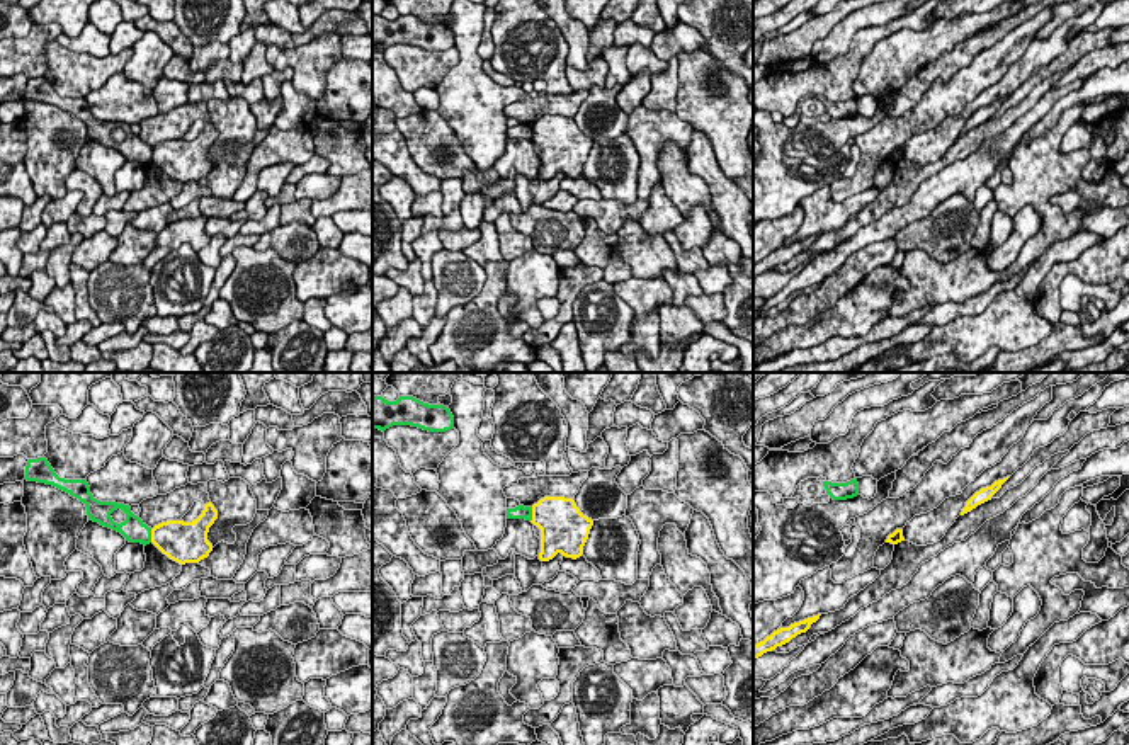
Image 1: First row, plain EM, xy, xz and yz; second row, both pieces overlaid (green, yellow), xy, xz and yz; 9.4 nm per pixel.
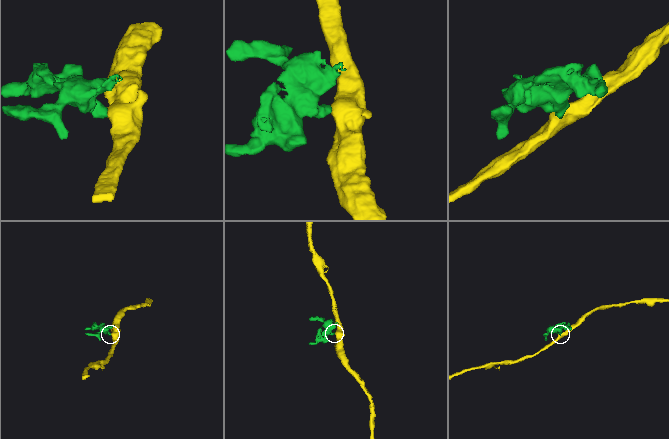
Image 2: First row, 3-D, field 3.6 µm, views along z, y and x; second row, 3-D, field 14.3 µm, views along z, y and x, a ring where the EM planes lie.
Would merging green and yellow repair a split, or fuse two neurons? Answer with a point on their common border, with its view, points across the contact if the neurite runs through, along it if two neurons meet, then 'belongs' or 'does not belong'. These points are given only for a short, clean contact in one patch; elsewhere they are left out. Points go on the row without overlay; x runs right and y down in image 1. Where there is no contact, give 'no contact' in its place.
contact xz (531, 133); border xz (533, 126), (531, 140); does not belong

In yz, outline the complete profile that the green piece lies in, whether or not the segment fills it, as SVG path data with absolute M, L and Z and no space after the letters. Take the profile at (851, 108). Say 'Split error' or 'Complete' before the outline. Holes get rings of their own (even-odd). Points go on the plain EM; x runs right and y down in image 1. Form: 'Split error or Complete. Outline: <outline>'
Complete. Outline: M857 97L850 99L847 102L831 102L831 100L823 100L823 105L830 117L833 119L847 119L854 117L859 114L859 102Z

